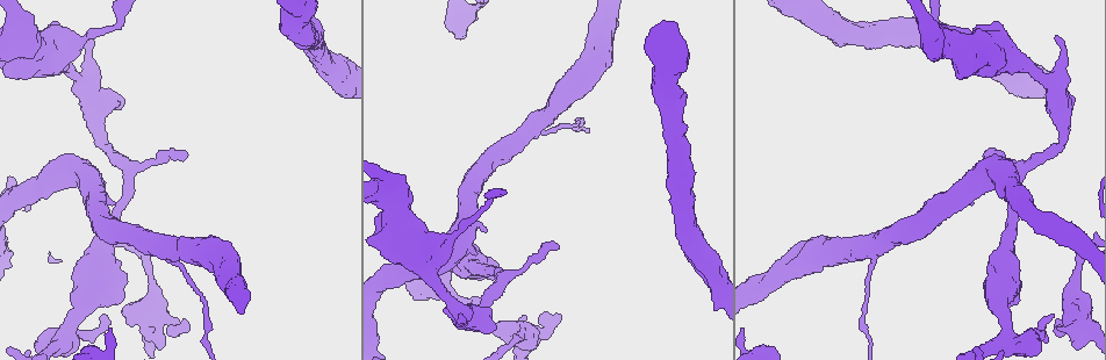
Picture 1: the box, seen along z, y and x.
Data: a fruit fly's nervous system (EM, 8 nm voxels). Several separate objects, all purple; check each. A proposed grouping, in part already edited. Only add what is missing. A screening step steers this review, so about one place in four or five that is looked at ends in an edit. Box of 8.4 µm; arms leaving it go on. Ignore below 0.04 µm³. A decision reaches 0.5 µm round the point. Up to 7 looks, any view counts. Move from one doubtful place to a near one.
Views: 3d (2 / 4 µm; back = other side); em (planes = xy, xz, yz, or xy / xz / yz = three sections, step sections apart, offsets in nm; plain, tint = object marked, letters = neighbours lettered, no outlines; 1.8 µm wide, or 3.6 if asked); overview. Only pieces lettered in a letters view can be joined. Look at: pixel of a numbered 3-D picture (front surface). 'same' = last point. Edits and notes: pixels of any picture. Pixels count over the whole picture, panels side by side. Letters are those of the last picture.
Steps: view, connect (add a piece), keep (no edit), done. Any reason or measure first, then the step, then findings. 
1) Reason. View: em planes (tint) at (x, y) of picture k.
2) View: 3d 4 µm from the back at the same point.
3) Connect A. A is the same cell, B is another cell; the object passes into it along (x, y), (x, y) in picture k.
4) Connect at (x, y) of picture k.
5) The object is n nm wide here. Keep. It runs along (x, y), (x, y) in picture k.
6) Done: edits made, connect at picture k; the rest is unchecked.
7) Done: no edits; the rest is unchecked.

View: 3d 4 µm at (184, 318) of picture 1.

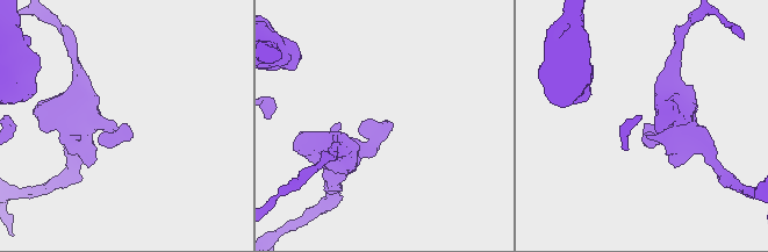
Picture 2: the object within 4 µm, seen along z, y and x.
View: em planes (letters) at (647, 124) of picture 2.

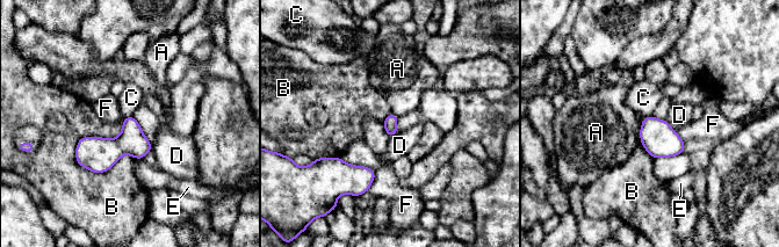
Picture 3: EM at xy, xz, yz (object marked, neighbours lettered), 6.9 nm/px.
The longest contact is with B, 440 nm. Keep. A, B, C, D, E and F are other cells; none of them fits.

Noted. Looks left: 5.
A fork. View: em planes (letters) at (1054, 95) of picture 1.

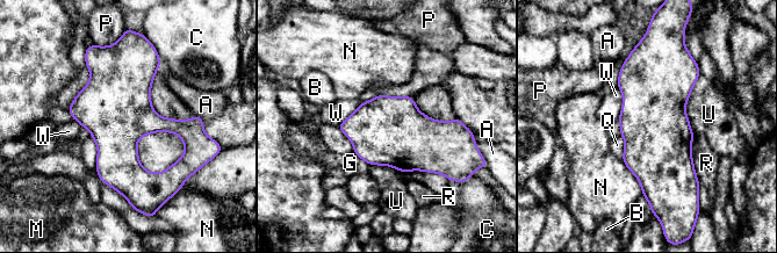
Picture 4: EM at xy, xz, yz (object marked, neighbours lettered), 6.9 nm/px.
Keep. A, B, C, G, M, N, P, Q, R, U and W are other cells; a border runs along (620, 136), (624, 141), (621, 158) in picture 4; no lettered piece goes on from it.

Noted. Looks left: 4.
Thin end. View: 3d 4 µm at (101, 317) of picture 1.

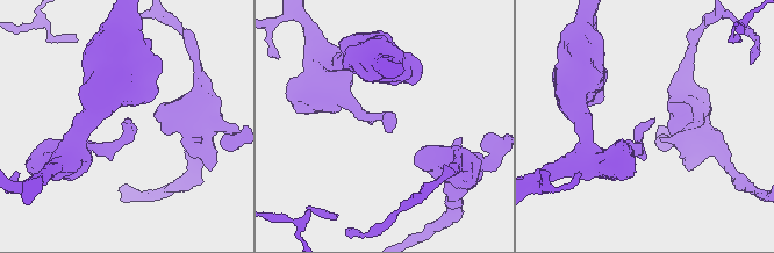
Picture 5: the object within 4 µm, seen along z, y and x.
View: em 3.6 µm xz step 16 (letters) at (388, 132) of picture 5.

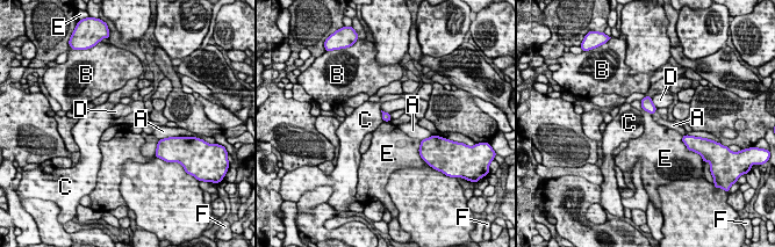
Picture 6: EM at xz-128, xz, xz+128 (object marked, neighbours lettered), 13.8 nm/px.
Cut it another way. View: em 3.6 µm planes (letters) at the same point.

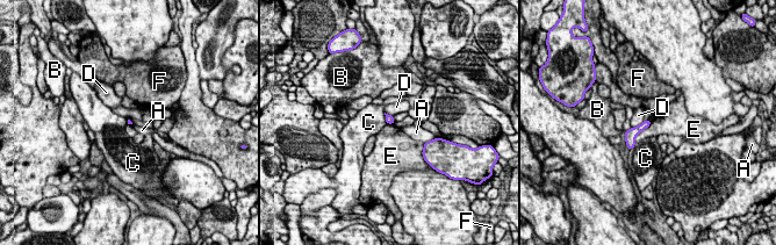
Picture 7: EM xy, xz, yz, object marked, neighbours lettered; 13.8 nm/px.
The longest contact is with E, 400 nm. Keep. A, B, C, D, E and F are other cells; none of them fits.

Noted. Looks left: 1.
Done: no edits; the rest is unchecked.

